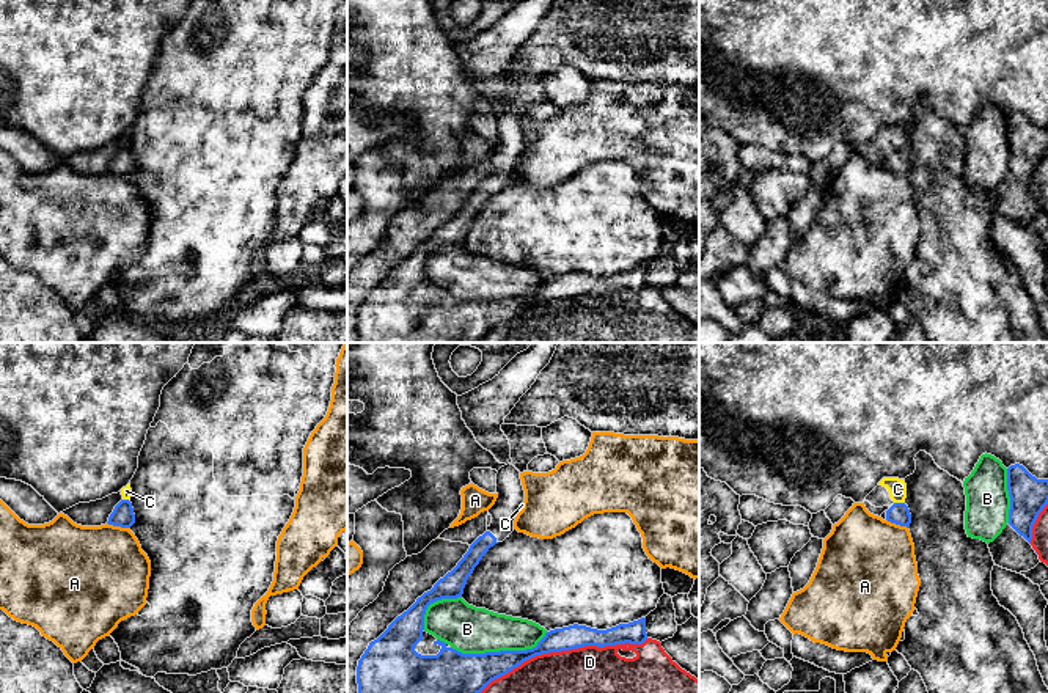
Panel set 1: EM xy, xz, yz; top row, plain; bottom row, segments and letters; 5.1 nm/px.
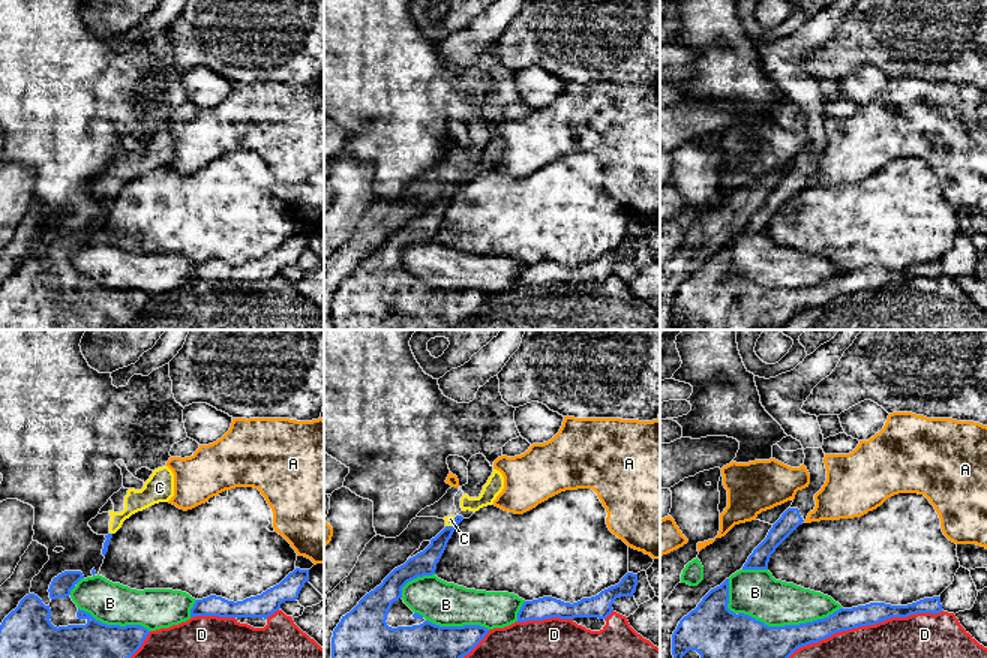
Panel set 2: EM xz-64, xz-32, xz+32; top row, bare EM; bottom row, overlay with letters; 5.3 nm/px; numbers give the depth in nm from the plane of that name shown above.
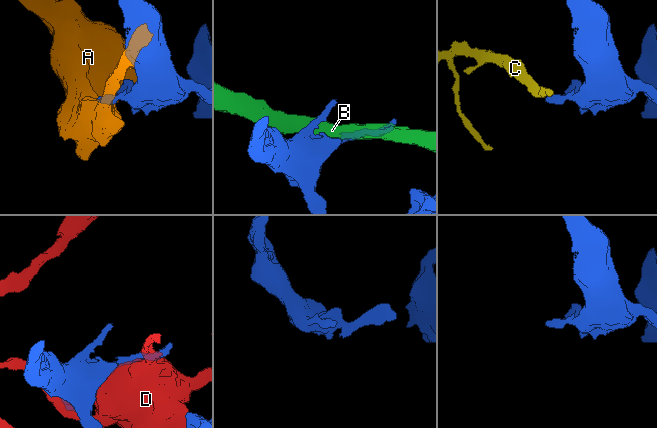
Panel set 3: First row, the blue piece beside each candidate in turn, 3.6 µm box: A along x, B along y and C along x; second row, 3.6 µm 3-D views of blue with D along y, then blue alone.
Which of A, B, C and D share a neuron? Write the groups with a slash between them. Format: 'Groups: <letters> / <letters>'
Groups: A / B / C / D

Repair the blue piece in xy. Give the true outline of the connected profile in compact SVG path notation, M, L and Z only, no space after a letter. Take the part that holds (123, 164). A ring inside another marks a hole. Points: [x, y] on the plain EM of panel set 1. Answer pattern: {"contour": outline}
{"contour": "M130 132L121 137L123 148L115 154L108 165L108 173L130 176L135 171L135 162L130 148Z"}

